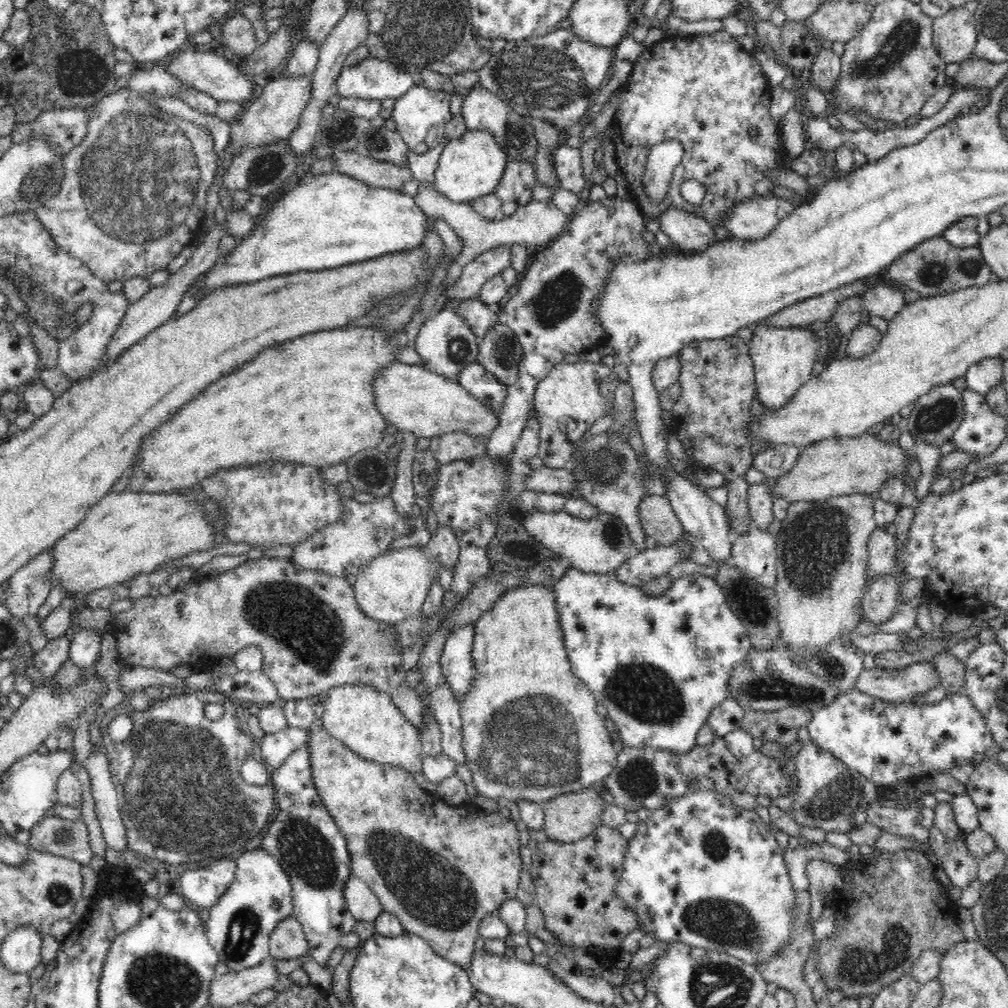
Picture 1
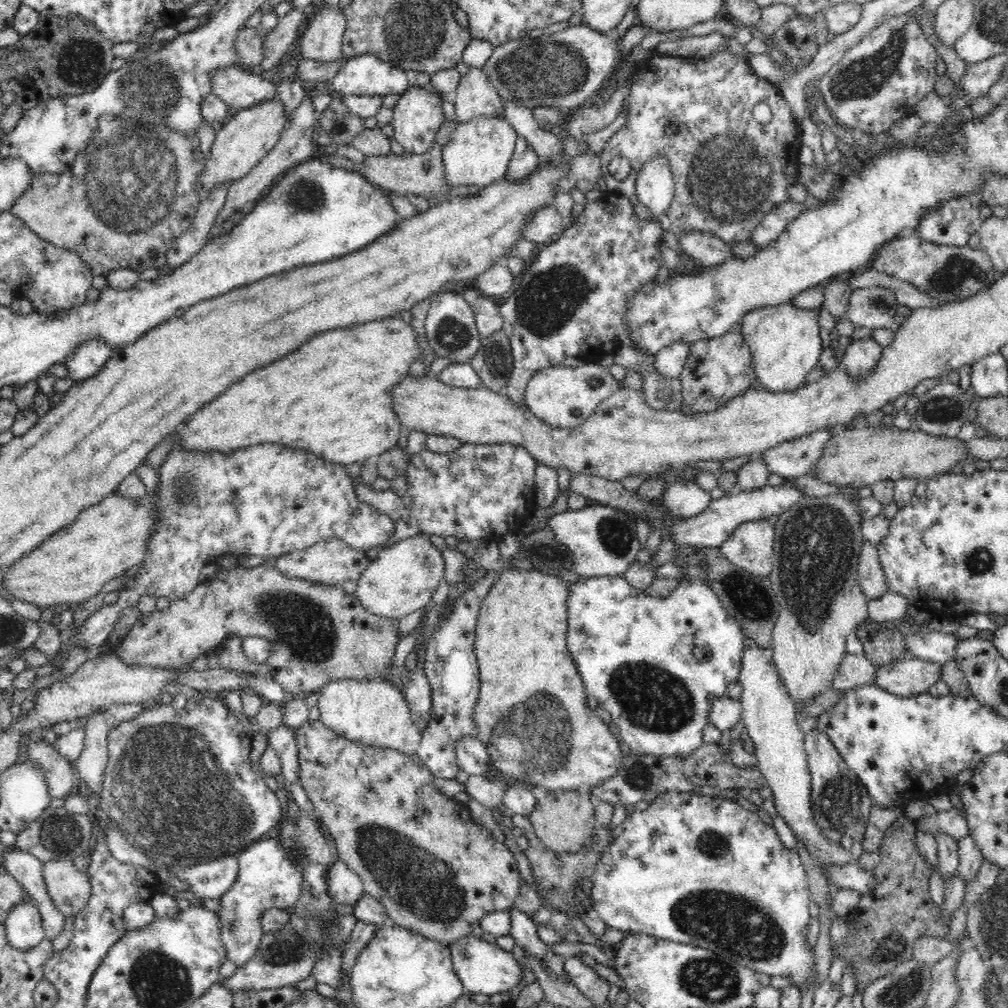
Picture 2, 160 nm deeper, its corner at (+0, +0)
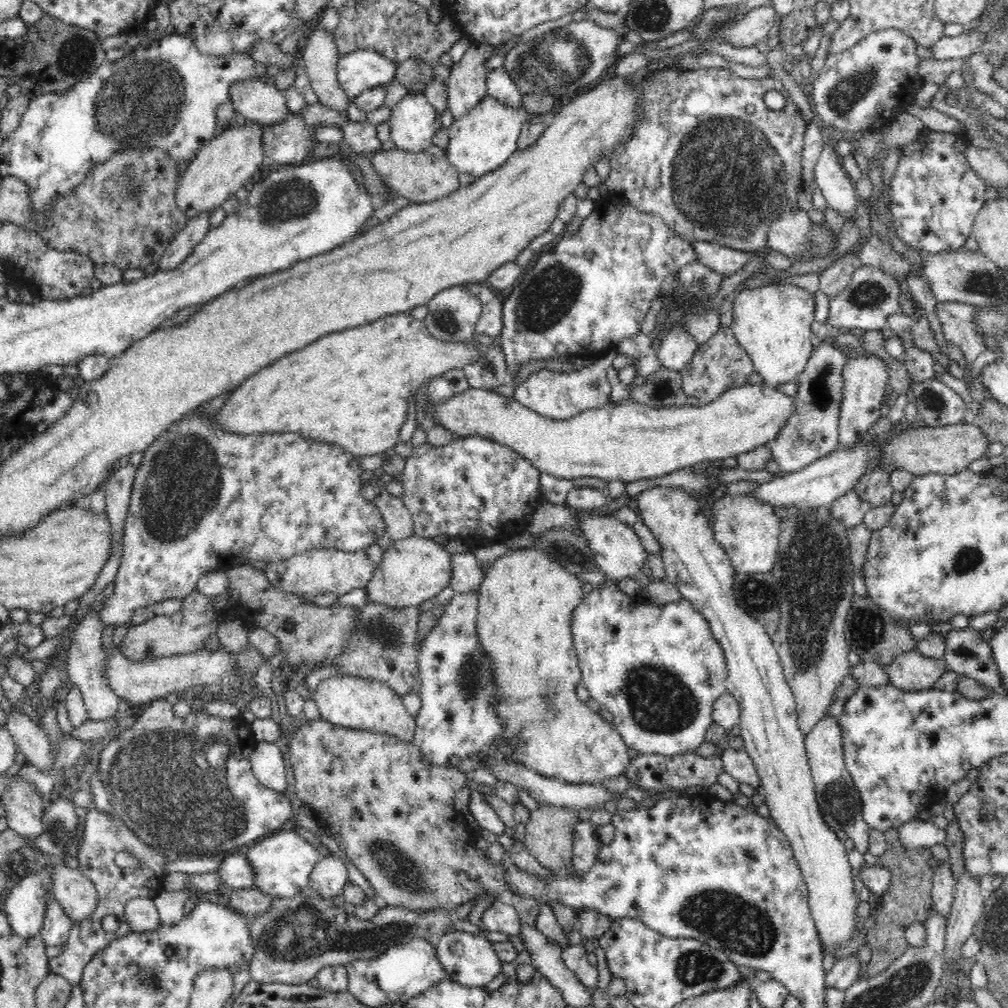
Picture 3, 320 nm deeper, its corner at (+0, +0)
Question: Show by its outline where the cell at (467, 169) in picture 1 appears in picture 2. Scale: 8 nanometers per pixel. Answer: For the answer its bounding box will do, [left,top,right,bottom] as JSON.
[443,115,516,188]

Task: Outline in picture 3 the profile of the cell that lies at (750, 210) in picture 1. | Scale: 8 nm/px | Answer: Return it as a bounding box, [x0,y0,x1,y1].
[767,208,812,260]

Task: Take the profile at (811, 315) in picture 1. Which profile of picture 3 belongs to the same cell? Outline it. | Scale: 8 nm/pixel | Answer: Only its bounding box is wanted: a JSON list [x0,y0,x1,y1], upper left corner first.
[936,302,987,389]

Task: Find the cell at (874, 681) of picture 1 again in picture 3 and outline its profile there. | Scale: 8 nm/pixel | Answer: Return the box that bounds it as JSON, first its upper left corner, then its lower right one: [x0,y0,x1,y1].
[883,650,948,691]

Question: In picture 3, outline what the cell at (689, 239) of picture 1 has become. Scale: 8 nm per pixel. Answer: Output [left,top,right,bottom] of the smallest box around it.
[692,241,750,275]

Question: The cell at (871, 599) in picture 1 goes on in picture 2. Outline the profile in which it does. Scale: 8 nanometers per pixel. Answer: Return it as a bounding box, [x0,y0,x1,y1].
[859,540,887,601]

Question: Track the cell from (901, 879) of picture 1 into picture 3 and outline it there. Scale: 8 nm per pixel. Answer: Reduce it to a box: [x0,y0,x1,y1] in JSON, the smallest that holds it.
[864,828,934,977]

